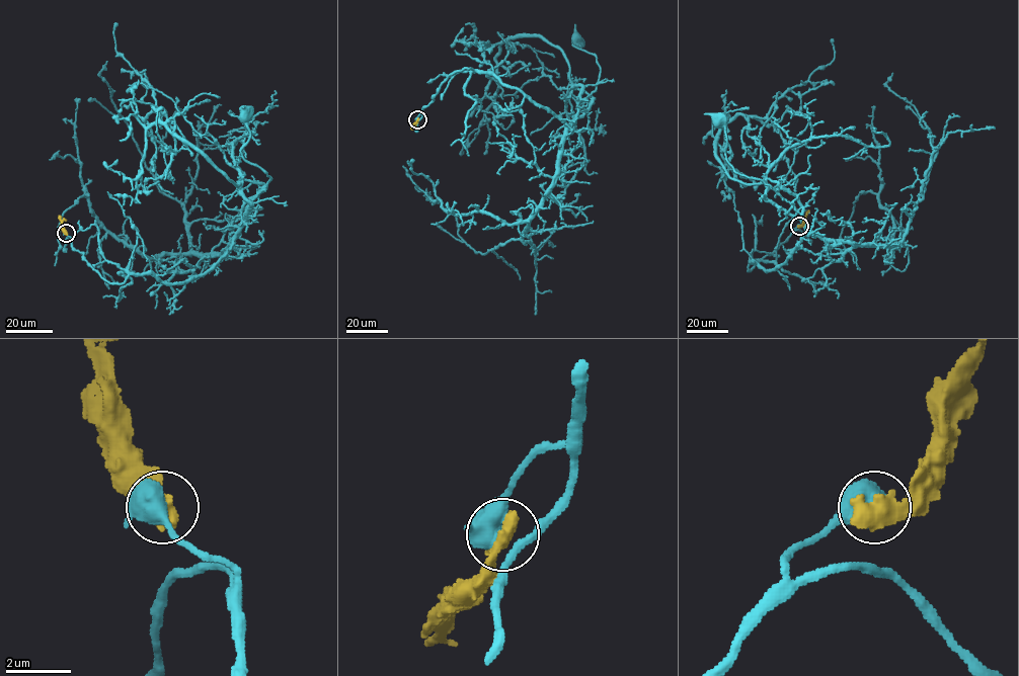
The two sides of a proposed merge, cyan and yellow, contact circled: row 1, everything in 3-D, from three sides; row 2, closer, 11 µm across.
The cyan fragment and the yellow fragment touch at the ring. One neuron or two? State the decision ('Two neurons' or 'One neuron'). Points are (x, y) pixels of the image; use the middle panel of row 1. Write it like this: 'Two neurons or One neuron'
Two neurons

